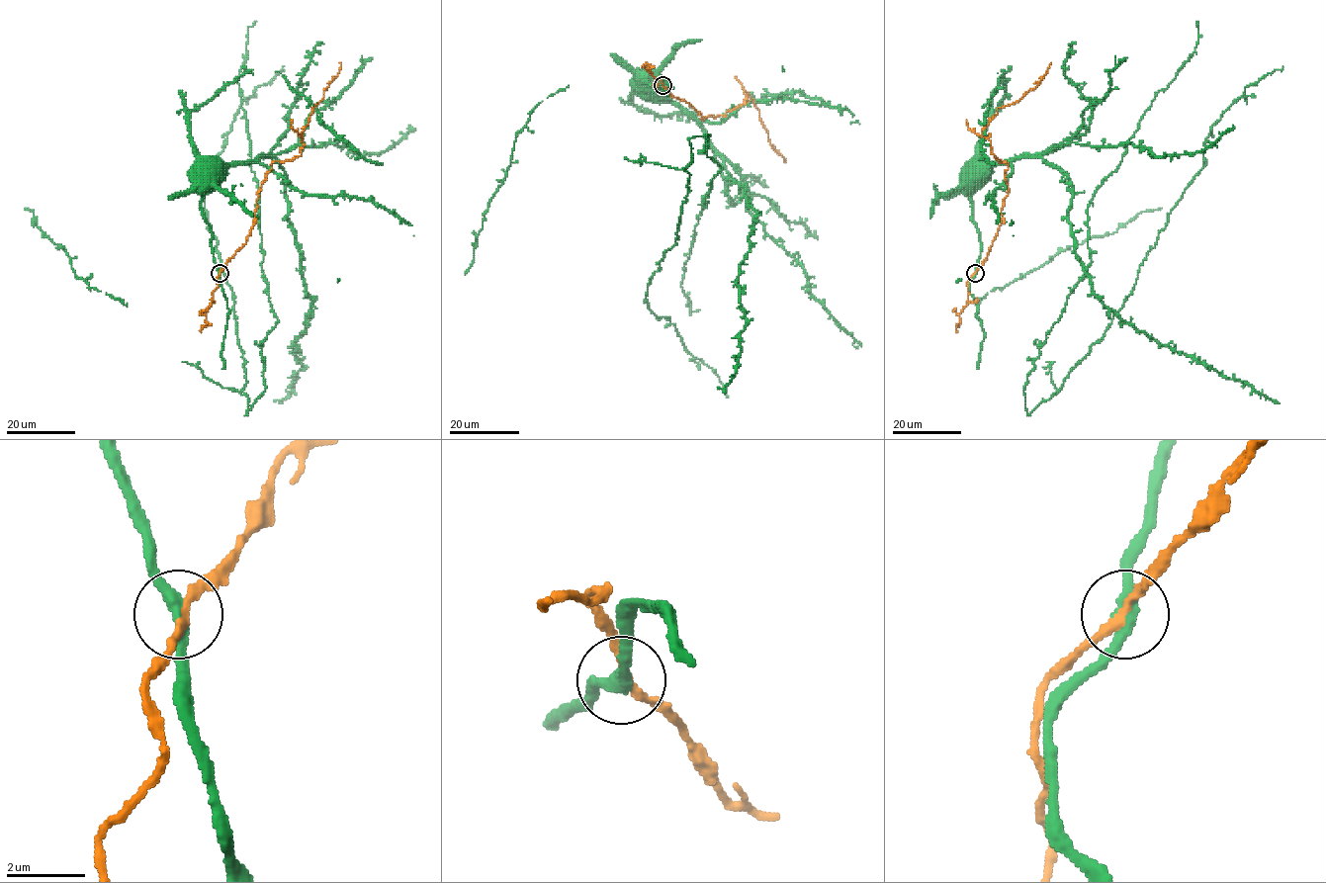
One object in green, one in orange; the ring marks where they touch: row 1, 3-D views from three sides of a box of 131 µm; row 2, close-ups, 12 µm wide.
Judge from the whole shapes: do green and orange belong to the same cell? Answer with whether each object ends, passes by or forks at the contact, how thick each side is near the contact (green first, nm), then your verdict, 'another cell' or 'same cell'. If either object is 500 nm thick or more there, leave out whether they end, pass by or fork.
green passes by; orange passes by; 340 nm thick on the green side, 200 nm on the other; another cell

